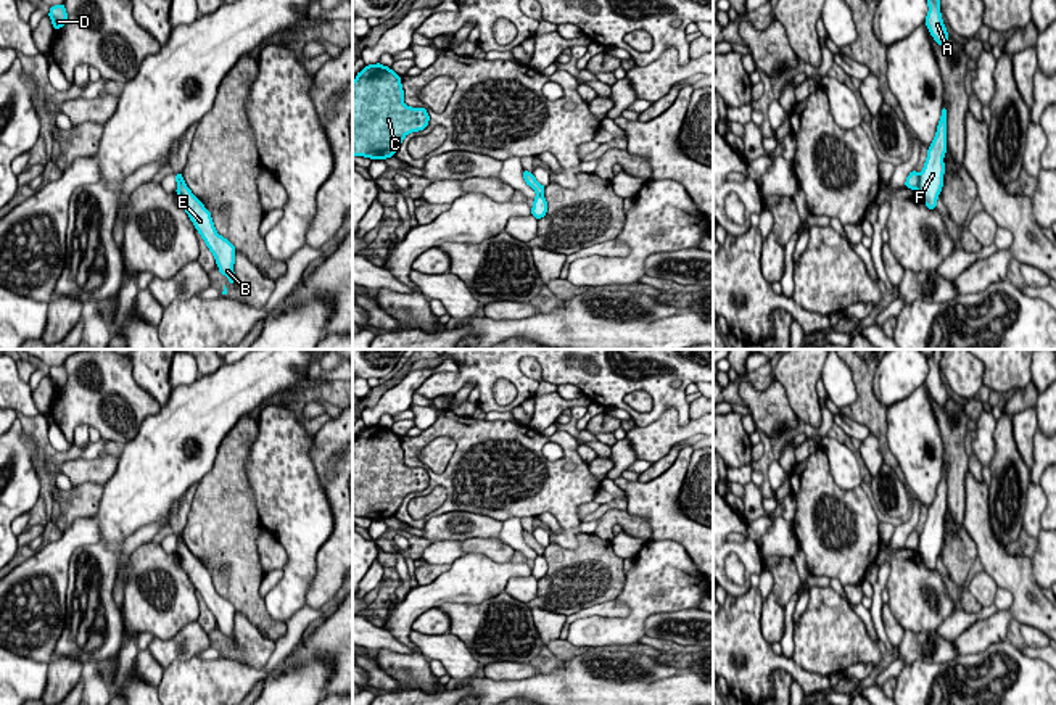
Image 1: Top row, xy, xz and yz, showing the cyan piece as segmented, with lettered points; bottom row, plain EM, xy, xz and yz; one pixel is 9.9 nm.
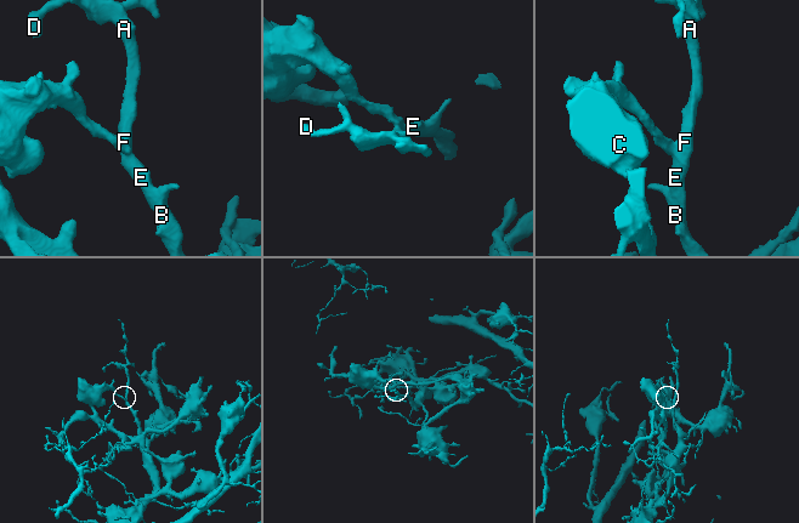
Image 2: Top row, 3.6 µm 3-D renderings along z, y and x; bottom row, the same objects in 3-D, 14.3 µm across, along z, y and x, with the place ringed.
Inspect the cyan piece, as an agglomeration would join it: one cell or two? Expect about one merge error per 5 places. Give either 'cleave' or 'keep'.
cleave

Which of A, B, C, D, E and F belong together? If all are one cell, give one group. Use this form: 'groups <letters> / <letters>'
groups A B D E F / C

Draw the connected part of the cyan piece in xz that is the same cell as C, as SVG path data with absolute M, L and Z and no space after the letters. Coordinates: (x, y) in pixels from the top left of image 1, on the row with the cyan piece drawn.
M380 63L365 66L353 80L353 156L386 159L394 156L404 137L423 130L430 116L425 108L404 105L401 76Z

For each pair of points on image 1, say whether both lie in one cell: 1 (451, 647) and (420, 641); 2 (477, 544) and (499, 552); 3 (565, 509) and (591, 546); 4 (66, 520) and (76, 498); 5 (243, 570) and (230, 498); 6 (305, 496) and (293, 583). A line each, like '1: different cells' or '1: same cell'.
1: same cell
2: same cell
3: different cells
4: same cell
5: same cell
6: same cell

